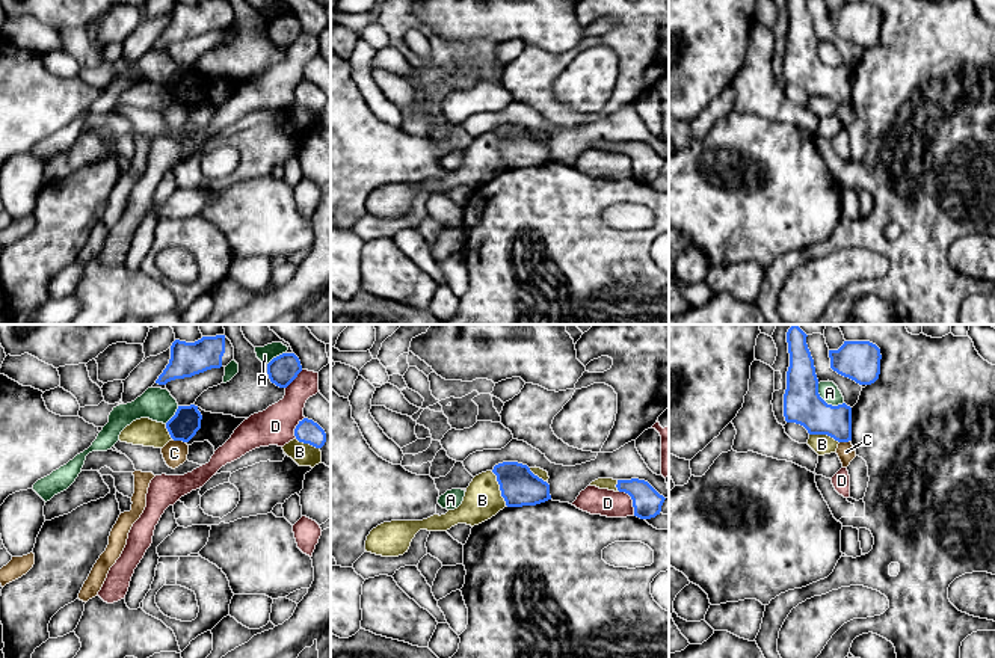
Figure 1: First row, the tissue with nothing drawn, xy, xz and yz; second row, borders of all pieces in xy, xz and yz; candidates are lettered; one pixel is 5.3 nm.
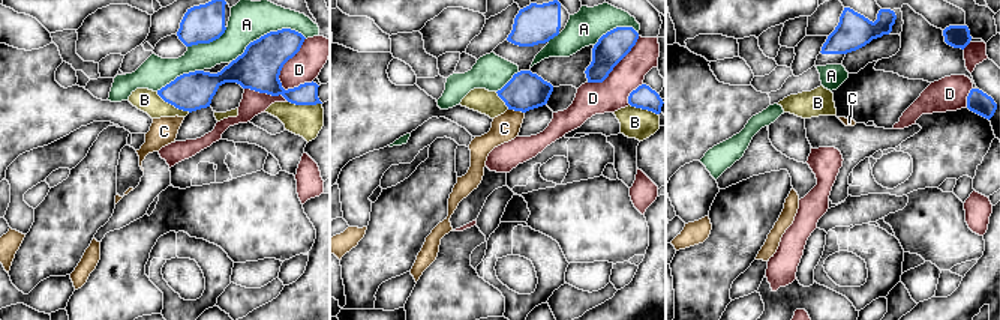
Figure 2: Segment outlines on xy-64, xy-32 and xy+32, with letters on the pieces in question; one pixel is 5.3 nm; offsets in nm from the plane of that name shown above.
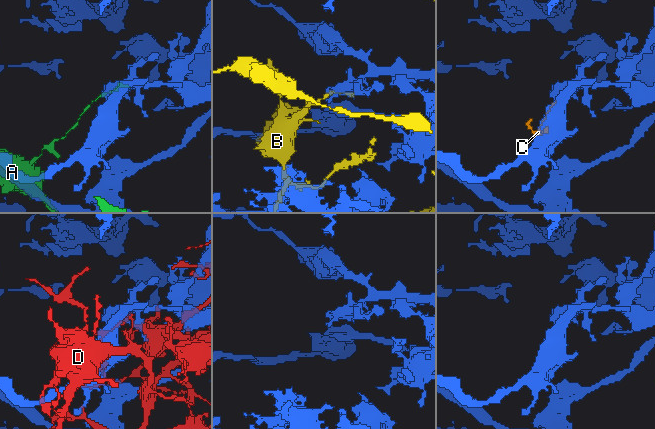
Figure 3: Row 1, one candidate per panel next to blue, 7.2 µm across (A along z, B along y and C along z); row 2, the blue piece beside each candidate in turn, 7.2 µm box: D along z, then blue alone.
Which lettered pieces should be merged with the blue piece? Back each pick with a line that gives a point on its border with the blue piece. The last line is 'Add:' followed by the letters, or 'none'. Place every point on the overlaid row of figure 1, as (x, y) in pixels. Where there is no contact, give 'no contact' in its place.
Add: none

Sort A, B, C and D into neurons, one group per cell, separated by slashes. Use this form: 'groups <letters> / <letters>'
groups A / B / C / D

